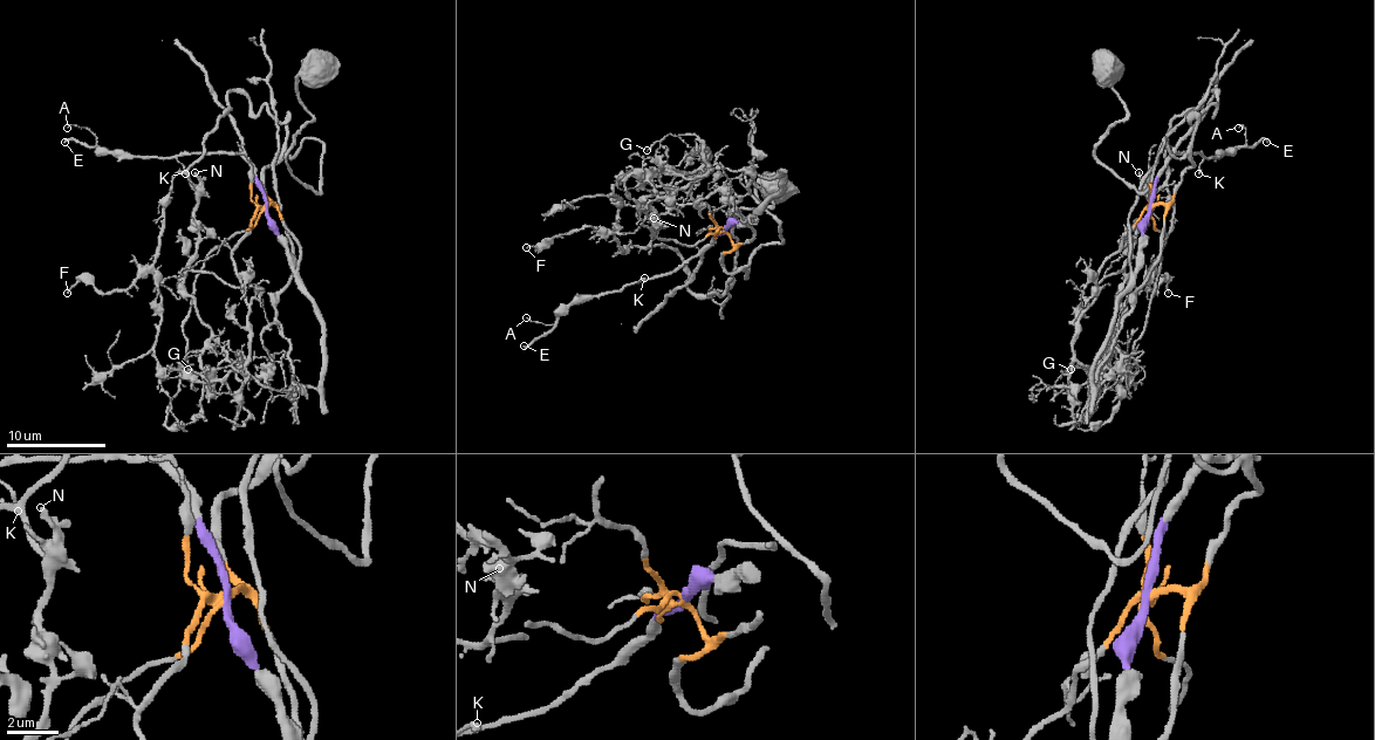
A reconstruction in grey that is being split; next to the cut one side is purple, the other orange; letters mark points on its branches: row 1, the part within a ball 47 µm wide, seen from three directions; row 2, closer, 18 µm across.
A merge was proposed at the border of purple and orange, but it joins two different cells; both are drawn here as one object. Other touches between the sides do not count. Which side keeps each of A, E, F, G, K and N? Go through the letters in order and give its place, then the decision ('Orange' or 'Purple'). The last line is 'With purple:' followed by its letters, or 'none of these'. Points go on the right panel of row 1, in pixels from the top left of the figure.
A: Place: (1238, 128). Purple
E: Place: (1266, 142). Purple
F: Place: (1168, 293). Orange
G: Place: (1071, 369). Orange
K: Place: (1198, 173). Purple
N: Place: (1139, 172). Orange
With purple: A, E, K

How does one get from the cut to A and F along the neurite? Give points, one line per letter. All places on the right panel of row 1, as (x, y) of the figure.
A: (1150, 206), (1157, 171), (1175, 153), (1223, 157), (1243, 146), (1245, 127), (1237, 127)
F: (1150, 206), (1121, 248), (1168, 173), (1172, 228), (1148, 283), (1155, 293), (1168, 281), (1168, 293)

